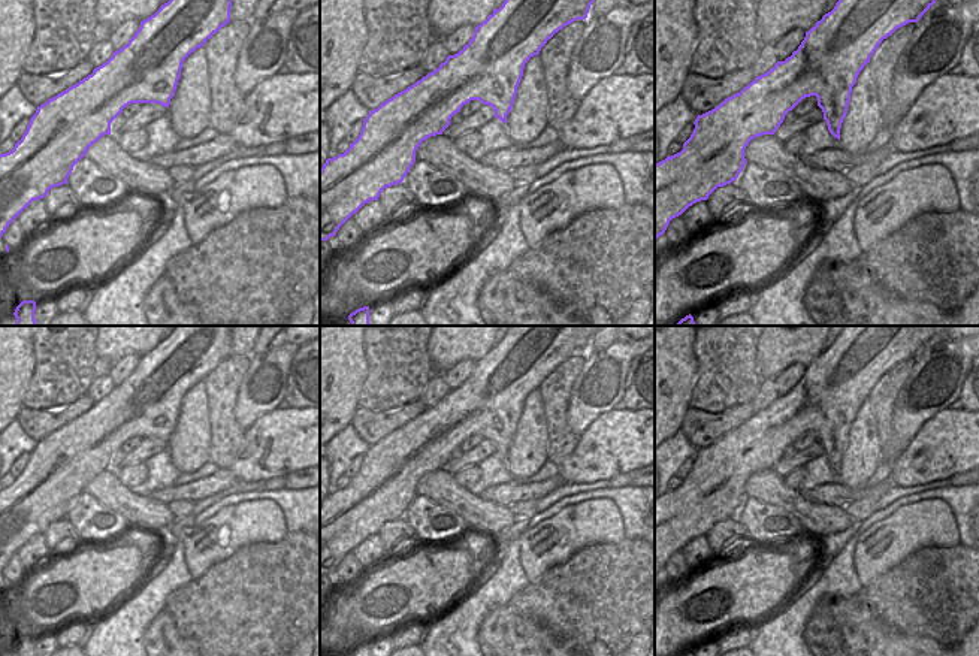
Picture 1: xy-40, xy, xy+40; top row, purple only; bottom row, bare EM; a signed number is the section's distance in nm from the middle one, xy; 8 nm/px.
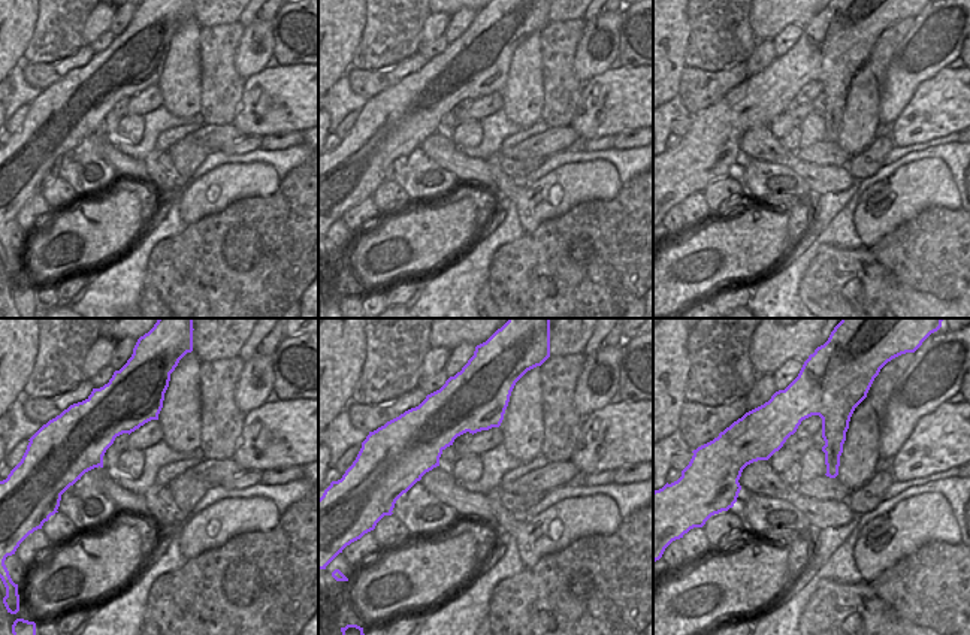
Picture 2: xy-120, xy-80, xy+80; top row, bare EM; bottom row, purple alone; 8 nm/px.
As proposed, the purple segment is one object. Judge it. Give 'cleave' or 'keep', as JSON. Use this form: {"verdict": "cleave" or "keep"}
{"verdict": "cleave"}

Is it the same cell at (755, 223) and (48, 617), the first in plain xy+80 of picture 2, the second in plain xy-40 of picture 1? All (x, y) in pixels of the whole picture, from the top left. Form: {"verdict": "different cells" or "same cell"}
{"verdict": "same cell"}

